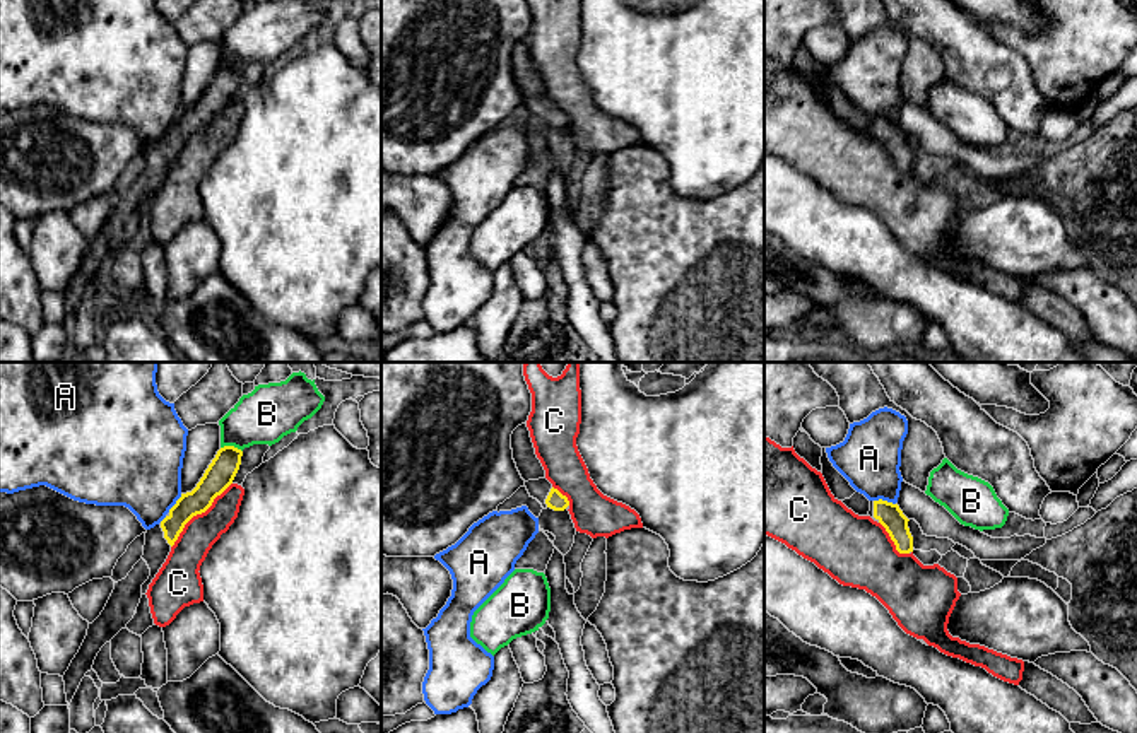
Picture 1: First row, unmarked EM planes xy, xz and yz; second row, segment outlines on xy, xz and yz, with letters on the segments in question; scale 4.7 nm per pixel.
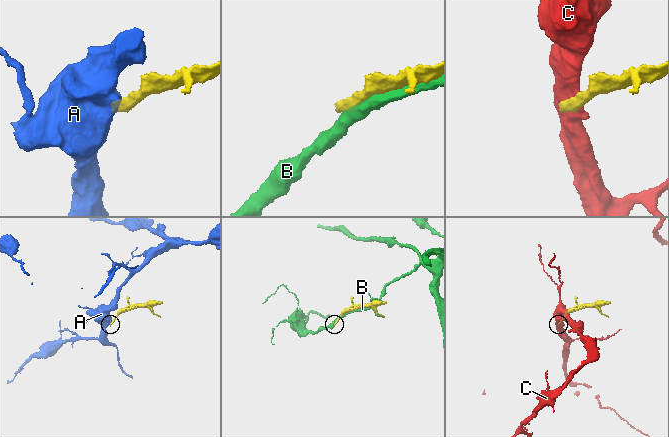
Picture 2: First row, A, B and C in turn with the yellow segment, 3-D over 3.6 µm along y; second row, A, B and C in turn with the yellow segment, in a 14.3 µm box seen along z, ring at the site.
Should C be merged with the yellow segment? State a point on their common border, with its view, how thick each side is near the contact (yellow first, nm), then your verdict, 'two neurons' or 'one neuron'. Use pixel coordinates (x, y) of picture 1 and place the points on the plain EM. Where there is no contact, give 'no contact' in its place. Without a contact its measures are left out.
contact xy (197, 130); calibres 140 and 160 nm; two neurons

